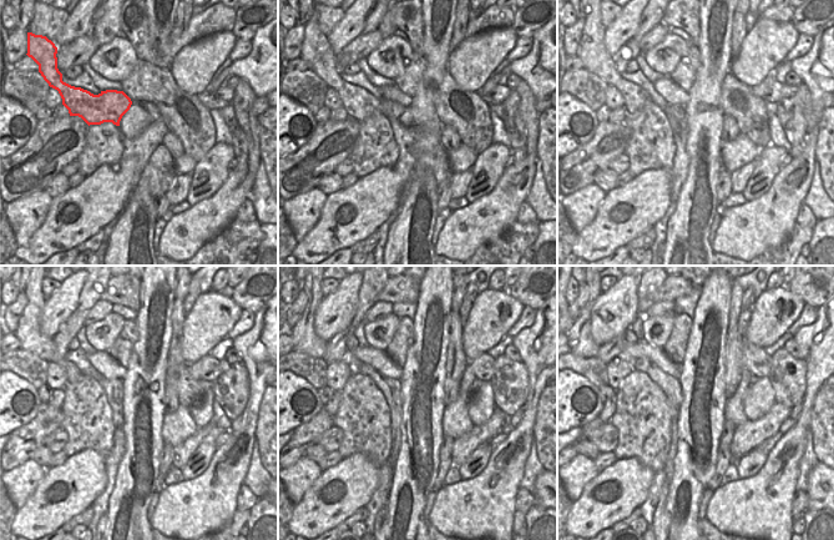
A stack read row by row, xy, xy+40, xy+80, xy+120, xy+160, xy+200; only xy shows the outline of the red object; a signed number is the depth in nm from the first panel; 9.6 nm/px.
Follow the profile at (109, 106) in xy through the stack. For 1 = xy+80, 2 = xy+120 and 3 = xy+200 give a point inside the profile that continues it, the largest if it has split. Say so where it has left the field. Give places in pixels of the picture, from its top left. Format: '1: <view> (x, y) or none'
1: xy+80 (592, 53)
2: xy+120 (31, 339)
3: xy+200 (582, 344)

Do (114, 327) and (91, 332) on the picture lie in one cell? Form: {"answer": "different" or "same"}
{"answer": "same"}

